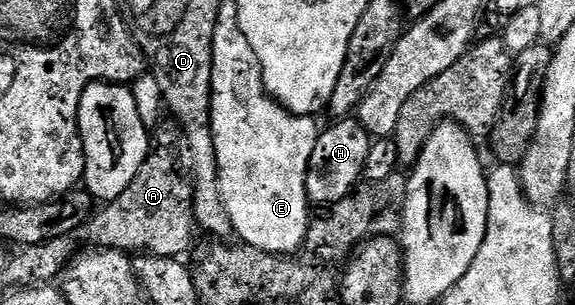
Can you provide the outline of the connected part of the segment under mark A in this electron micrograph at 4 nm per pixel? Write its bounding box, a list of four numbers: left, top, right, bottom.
[80,148,196,258]

